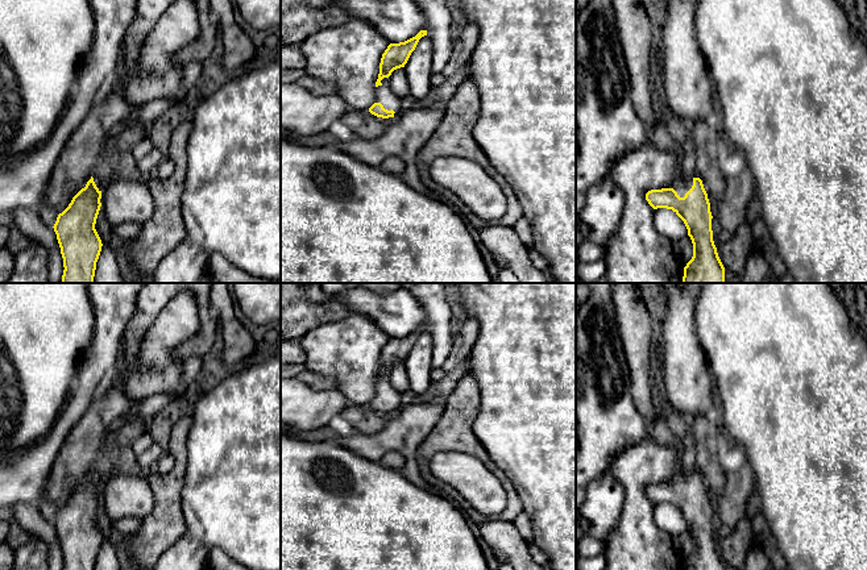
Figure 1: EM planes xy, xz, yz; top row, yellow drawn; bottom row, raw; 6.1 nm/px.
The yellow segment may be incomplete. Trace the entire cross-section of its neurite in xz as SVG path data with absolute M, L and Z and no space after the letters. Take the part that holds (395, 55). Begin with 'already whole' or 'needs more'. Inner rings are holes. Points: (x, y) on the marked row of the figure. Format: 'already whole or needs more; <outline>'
needs more; M420 30L415 37L405 42L387 46L379 63L379 74L376 82L376 101L369 108L372 115L389 118L398 117L402 113L402 99L393 92L389 76L394 70L405 67L419 39L424 36L427 36L427 30Z

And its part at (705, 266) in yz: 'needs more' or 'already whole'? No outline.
needs more

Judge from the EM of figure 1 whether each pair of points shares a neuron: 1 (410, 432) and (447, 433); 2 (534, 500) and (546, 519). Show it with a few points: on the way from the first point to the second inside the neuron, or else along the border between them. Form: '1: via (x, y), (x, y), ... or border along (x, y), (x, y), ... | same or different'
1: border along (446, 406), (439, 421), (417, 449), (417, 461) | different
2: via (538, 504), (546, 515) | same

